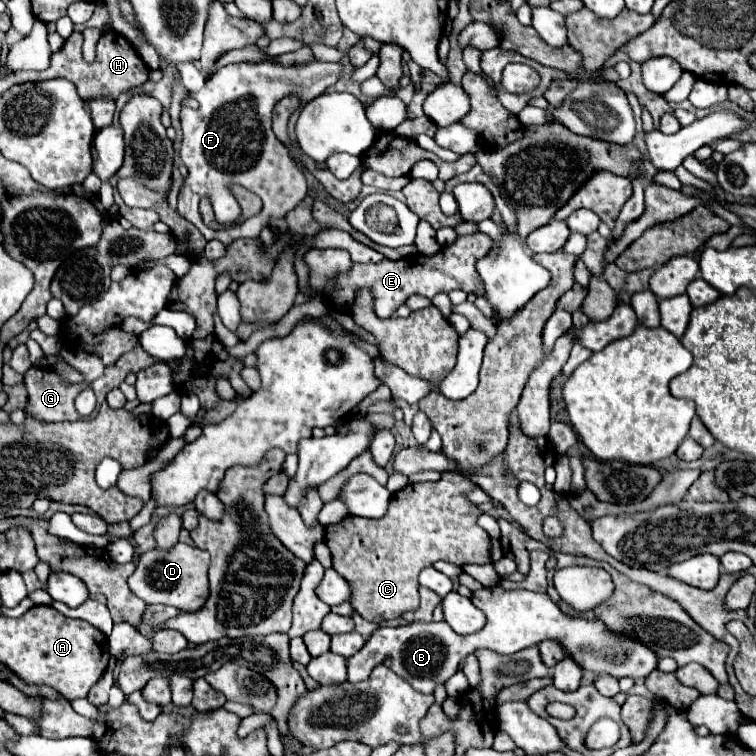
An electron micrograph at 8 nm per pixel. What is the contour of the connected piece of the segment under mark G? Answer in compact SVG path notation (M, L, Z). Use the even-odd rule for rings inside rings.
M34 367L24 375L30 401L26 413L42 421L78 421L82 419L74 407L76 395L84 383L68 383L54 371L34 373Z

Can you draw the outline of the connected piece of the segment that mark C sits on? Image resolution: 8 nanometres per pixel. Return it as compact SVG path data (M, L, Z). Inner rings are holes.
M448 471L448 473L442 473L442 479L438 483L406 485L404 489L394 493L388 513L382 519L348 517L340 525L326 527L328 549L332 553L332 567L352 587L350 605L358 615L362 615L366 621L380 623L380 621L400 617L402 613L419 607L418 573L436 561L448 561L460 567L466 563L478 563L478 565L490 563L490 537L476 523L480 511L474 503L470 503L464 497L466 491L474 487L476 485L472 485L464 475L460 473L456 475L456 471Z

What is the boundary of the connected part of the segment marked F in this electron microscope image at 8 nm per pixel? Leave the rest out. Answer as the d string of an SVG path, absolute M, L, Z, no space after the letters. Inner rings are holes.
M270 59L234 63L208 77L200 91L188 93L188 97L194 97L200 103L200 109L182 107L180 111L180 127L184 133L180 155L182 163L188 167L188 175L178 193L178 213L196 225L206 239L218 239L224 245L230 245L240 237L258 237L272 217L284 217L292 211L306 197L308 187L306 177L290 157L290 151L272 133L272 109L288 95L296 95L300 103L308 103L336 85L340 75L342 63L324 63L316 59L304 65L280 65ZM232 183L240 183L256 193L262 199L264 209L250 219L228 225L226 229L208 229L198 211L200 197L220 197L218 207L222 207L222 201L230 199L228 187Z

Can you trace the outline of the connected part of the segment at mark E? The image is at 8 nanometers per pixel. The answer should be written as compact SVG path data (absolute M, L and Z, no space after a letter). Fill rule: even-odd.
M476 233L476 235L458 237L458 241L452 247L444 247L438 255L432 255L432 257L414 253L398 261L382 259L380 263L374 263L374 265L354 263L350 271L336 275L336 295L348 305L348 309L352 309L356 293L360 289L368 289L374 297L374 313L382 319L388 319L400 305L406 303L410 295L422 295L432 299L434 295L442 291L448 293L452 289L462 289L466 293L482 295L484 285L480 281L480 275L476 273L476 261L484 257L490 251L490 247L492 247L492 239L484 233Z

